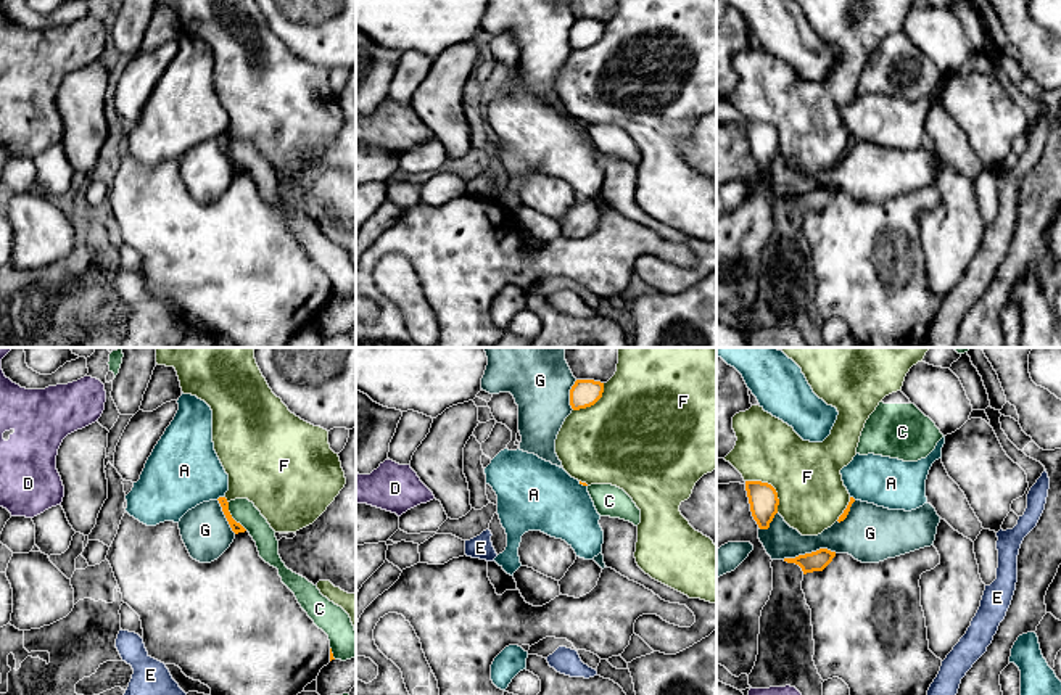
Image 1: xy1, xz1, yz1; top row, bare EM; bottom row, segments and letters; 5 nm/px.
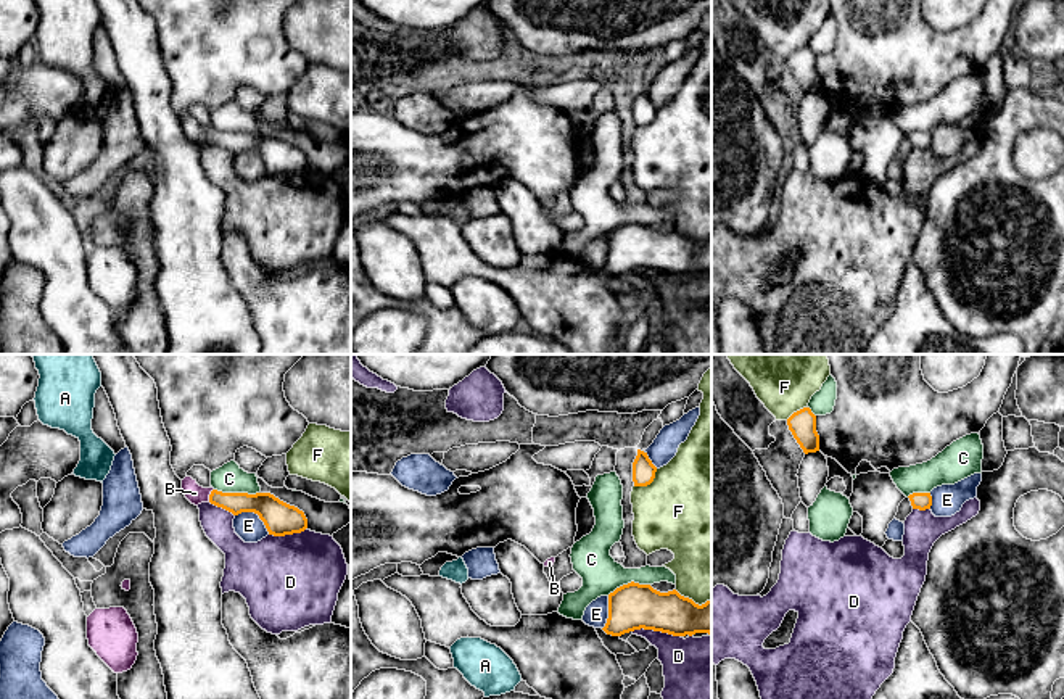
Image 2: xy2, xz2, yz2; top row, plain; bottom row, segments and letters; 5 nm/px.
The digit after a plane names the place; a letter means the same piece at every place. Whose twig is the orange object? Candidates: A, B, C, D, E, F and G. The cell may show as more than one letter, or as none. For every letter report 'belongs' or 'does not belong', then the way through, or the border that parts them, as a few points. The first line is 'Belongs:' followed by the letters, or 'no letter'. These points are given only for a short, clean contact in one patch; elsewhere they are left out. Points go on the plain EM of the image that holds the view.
Belongs: B
A: does not belong; border xy1 (222, 135), (216, 139)
B: belongs; way xy2 (235, 142), (210, 134), (195, 132)
C: does not belong
D: does not belong
E: does not belong
F: does not belong
G: does not belong

